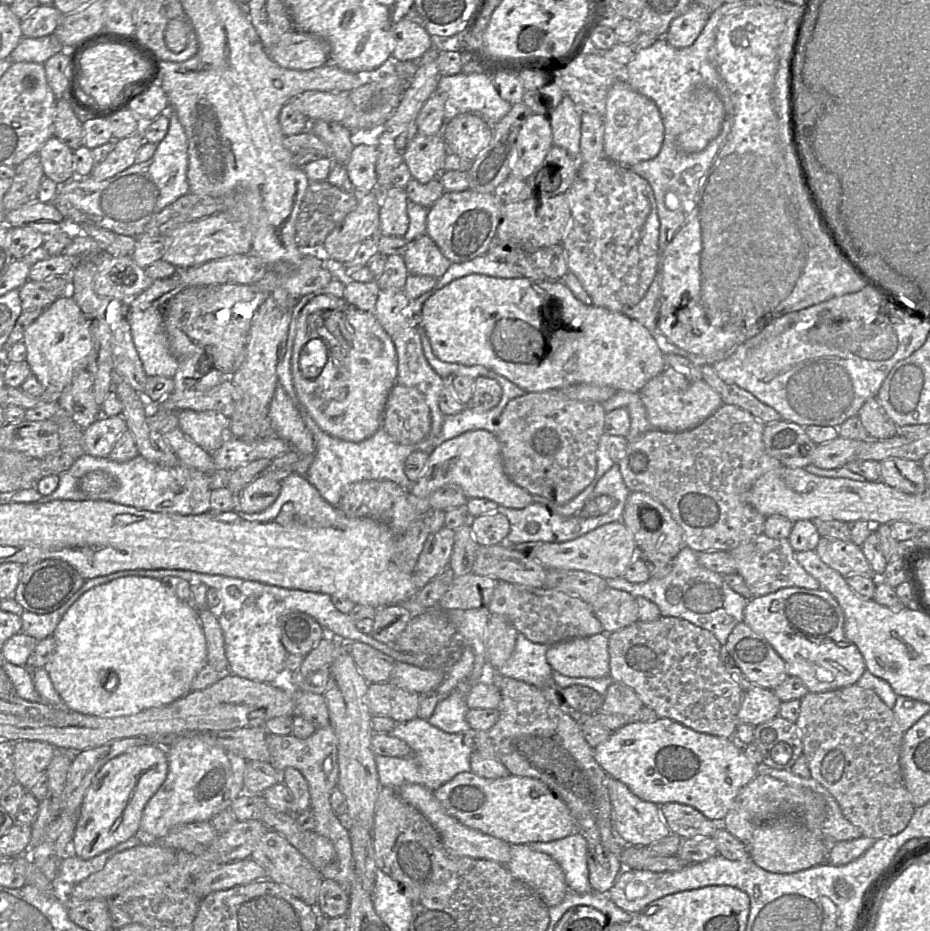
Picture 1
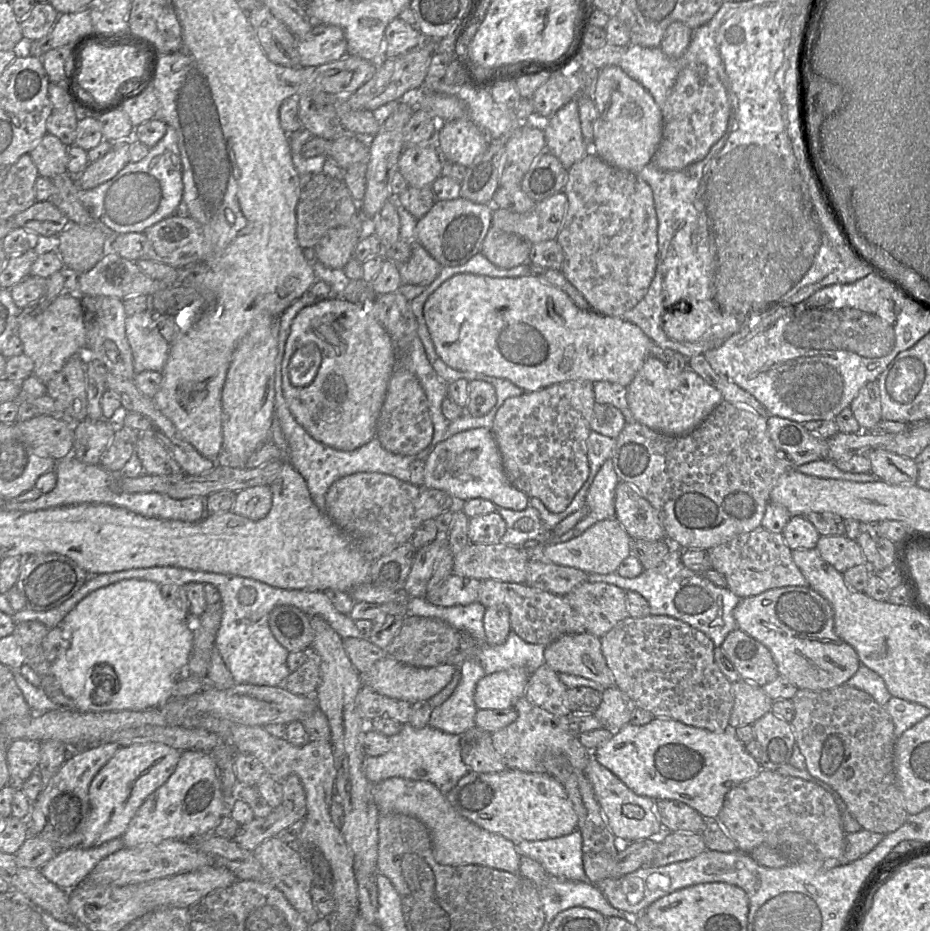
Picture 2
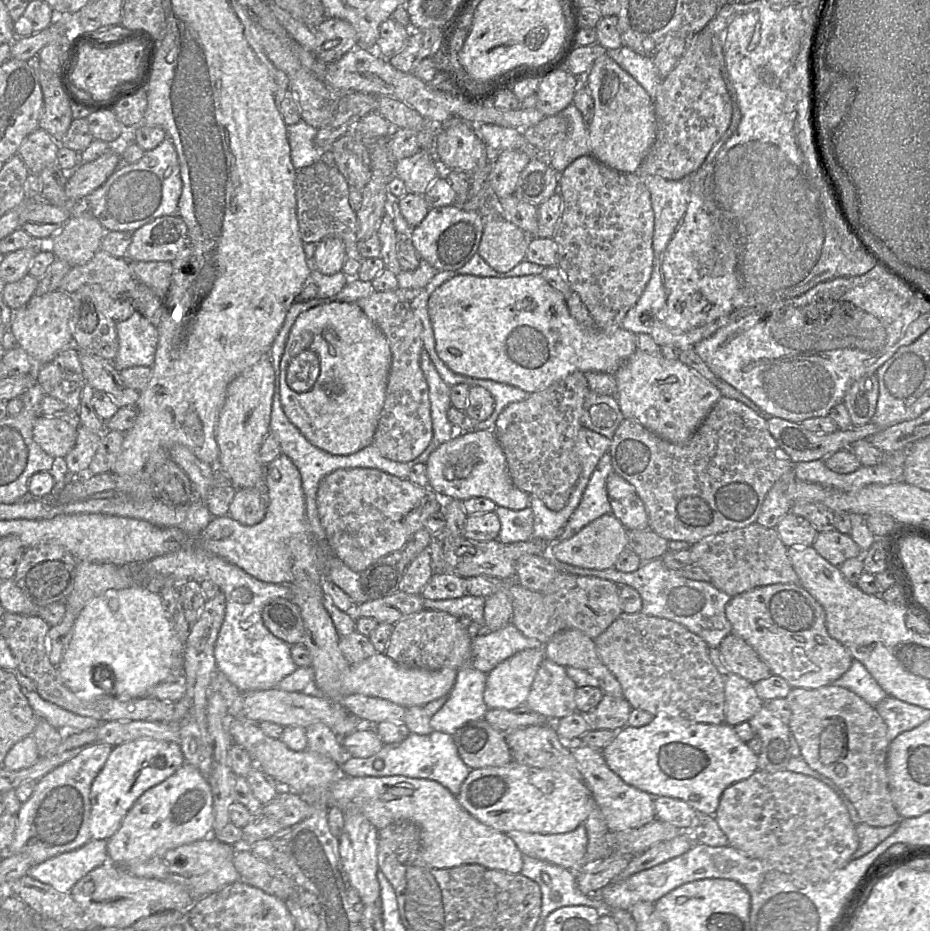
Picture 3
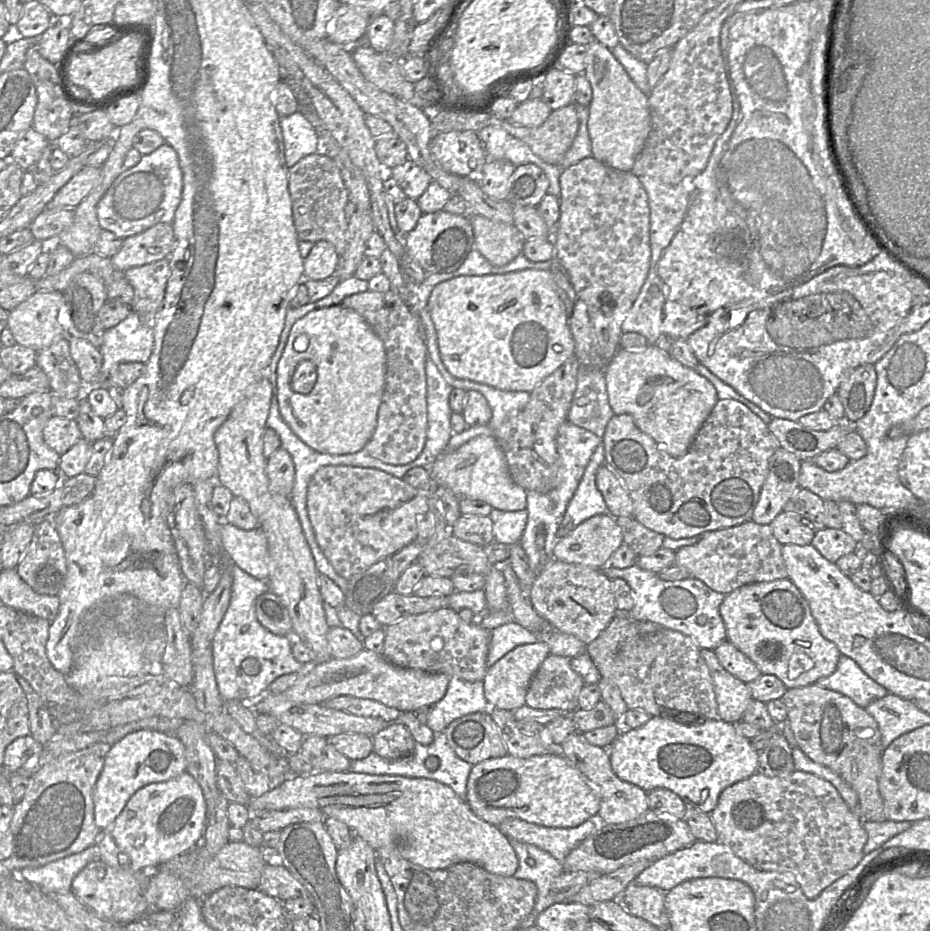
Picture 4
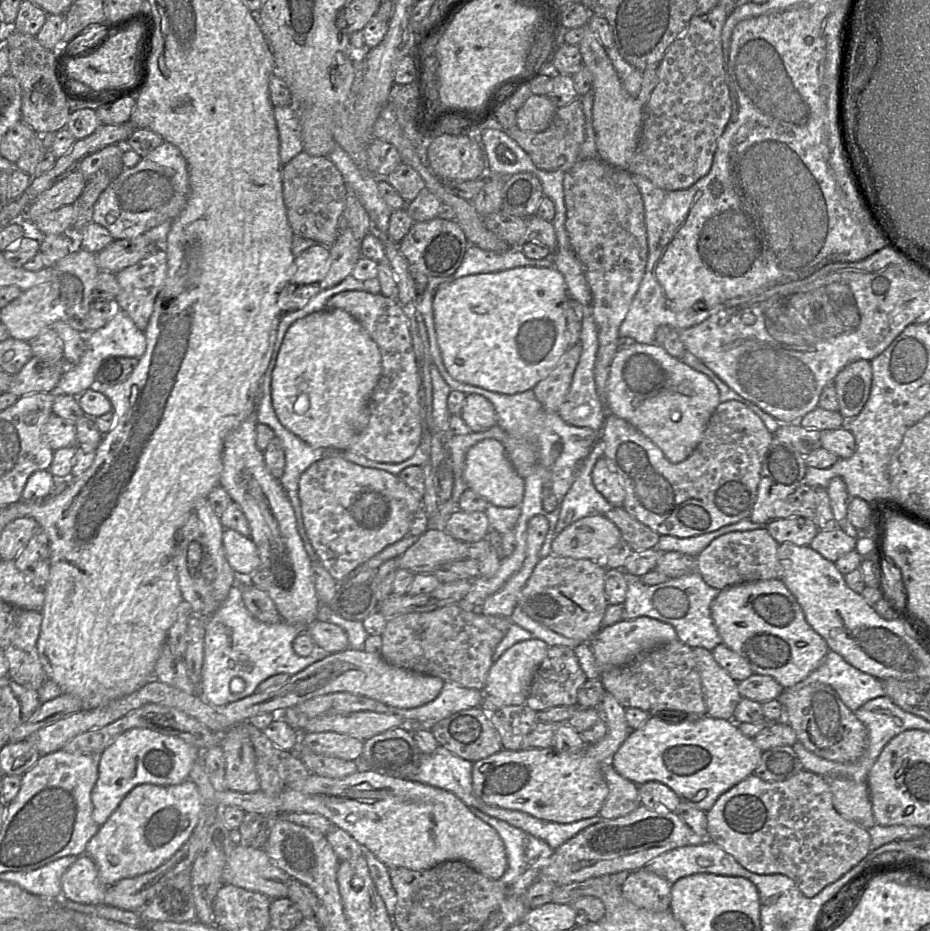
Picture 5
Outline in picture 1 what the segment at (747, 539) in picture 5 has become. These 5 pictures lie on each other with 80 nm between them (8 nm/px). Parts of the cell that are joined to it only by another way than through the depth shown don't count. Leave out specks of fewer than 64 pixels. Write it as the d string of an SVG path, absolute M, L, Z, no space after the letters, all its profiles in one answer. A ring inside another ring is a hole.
M763 533L743 542L729 551L734 558L739 574L747 584L753 597L760 597L786 587L800 587L817 590L820 583L812 577L795 559L788 538L772 539Z

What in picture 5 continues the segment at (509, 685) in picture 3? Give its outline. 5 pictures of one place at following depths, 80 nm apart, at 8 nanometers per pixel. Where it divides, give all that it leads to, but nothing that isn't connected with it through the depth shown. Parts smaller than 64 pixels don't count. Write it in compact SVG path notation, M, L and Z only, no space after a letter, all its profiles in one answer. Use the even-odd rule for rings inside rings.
M537 638L514 644L491 666L484 686L484 694L495 698L504 705L525 704L533 677L547 656L548 649L549 645Z

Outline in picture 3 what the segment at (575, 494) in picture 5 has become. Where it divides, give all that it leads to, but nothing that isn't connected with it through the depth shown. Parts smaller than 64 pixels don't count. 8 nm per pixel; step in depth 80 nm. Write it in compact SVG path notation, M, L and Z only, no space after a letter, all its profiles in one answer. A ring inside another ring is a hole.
M605 453L592 472L580 503L563 527L563 533L558 537L558 541L563 542L576 535L583 528L583 524L611 514L606 489L606 480L611 473L614 473L611 457L609 453Z

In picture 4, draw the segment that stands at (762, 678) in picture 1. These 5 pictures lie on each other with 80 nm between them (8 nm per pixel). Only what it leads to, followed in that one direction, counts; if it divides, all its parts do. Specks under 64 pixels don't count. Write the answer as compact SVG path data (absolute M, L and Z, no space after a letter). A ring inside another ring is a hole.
M728 640L713 650L720 664L733 676L749 683L762 675L757 666Z

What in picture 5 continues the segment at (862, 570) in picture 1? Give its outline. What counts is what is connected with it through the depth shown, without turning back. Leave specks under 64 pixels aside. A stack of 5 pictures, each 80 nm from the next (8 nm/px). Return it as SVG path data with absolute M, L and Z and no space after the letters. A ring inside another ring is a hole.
M843 529L819 530L809 545L825 559L835 562L846 553L855 550L856 538Z

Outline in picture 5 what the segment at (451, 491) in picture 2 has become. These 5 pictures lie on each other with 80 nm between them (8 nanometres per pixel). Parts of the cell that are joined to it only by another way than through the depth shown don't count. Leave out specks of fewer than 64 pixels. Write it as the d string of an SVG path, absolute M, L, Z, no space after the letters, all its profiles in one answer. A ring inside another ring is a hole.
M488 438L473 445L466 454L463 478L468 489L482 496L489 504L498 507L520 506L524 497L524 479L512 466L501 442Z

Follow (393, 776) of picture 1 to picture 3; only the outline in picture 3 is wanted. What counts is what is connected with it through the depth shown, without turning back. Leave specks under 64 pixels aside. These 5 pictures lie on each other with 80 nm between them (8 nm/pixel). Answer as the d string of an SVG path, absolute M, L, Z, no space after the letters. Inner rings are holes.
M431 731L427 735L410 733L399 743L384 744L382 749L368 758L347 757L341 765L341 774L354 777L384 777L402 775L411 778L434 780L446 787L454 796L461 790L461 785L471 769L458 754L452 735Z

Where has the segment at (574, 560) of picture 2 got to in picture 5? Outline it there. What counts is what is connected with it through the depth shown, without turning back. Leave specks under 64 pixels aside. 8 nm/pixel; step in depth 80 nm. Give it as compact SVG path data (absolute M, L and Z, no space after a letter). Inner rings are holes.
M593 514L554 534L552 554L601 562L621 539L621 532L612 521L605 515Z

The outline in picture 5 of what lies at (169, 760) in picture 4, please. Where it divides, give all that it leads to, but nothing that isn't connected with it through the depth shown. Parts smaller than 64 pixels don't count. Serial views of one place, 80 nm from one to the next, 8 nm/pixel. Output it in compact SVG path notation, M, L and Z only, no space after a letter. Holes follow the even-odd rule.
M132 728L118 736L101 753L98 777L91 791L92 818L98 826L106 822L122 799L141 784L169 786L189 779L199 749L180 738L145 728Z

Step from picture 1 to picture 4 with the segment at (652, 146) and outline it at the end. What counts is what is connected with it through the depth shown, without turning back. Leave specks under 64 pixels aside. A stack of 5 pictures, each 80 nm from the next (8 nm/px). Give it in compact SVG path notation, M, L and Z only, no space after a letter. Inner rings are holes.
M595 39L588 44L584 74L592 88L588 119L592 157L612 169L630 172L651 130L648 95L634 84L611 49Z

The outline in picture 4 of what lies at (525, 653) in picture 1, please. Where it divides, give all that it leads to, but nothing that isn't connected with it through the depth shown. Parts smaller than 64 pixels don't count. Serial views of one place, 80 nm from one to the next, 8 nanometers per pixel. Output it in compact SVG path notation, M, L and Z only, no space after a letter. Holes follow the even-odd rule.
M514 620L493 629L487 655L488 668L517 646L536 643L540 640L537 634L522 627Z

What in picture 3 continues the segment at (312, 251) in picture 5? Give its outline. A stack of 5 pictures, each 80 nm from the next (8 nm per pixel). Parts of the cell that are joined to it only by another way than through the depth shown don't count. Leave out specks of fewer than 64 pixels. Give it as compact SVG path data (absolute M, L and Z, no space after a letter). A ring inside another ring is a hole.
M327 236L316 244L314 268L324 275L333 275L342 271L346 251L342 240Z

